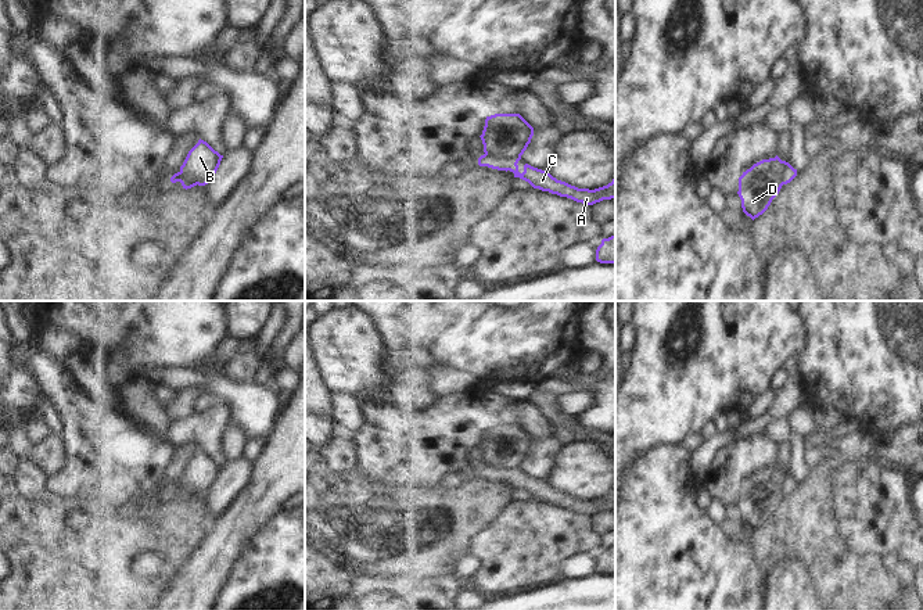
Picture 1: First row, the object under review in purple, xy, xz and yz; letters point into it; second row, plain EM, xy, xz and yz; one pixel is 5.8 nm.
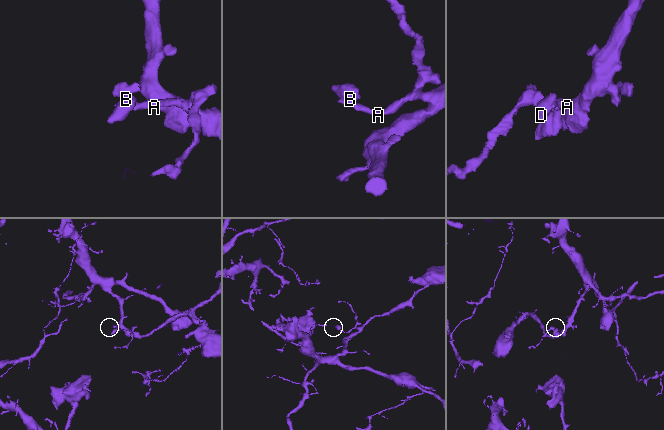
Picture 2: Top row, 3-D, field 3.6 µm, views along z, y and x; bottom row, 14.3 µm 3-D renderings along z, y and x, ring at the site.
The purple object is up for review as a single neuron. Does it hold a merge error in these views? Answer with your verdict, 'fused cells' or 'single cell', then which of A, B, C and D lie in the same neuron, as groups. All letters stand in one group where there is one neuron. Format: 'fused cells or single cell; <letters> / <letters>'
fused cells; A C / B D

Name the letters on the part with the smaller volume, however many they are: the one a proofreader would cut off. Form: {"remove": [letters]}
{"remove": ["B", "D"]}

